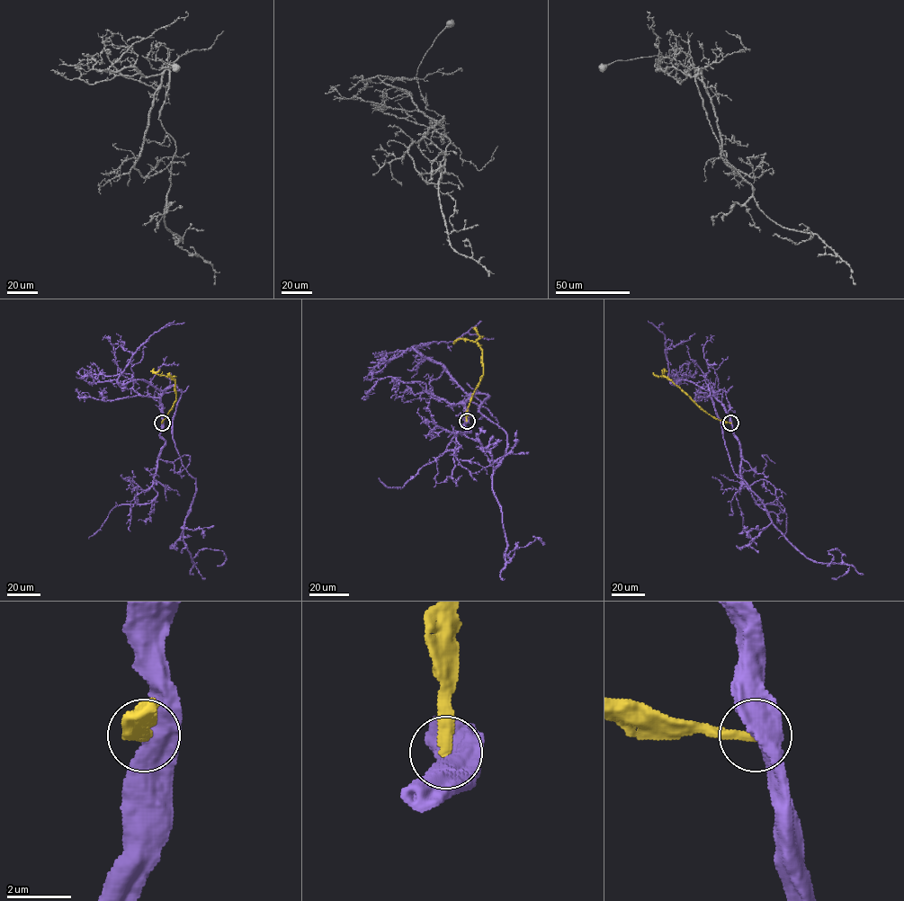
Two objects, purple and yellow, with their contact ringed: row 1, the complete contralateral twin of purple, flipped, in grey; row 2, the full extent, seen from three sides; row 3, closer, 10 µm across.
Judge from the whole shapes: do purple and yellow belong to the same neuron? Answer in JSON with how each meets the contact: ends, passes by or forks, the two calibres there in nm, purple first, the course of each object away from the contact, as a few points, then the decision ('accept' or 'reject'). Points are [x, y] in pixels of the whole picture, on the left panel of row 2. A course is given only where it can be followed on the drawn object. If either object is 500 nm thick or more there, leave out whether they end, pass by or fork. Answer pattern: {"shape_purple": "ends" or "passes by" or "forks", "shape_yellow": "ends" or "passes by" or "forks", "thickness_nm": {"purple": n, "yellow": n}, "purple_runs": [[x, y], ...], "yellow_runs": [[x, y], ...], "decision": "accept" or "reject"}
{"thickness_nm": {"purple": 550, "yellow": 320}, "purple_runs": [[162, 423], [175, 386], [173, 438], [195, 479], [183, 541], [194, 564], [222, 550], [217, 566]], "yellow_runs": [[162, 423], [175, 400], [175, 381], [170, 377], [150, 370]], "decision": "reject"}

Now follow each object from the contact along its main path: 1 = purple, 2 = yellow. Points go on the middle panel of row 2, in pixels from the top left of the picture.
1: (467, 421), (465, 403), (486, 394), (479, 411), (506, 435), (492, 476), (504, 554), (543, 544), (532, 536)
2: (466, 421), (469, 402), (482, 375), (482, 350), (472, 341), (459, 339), (452, 343)

